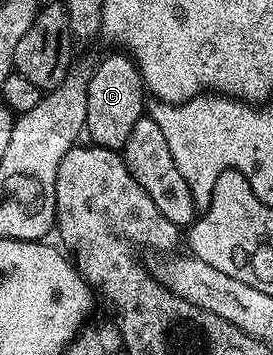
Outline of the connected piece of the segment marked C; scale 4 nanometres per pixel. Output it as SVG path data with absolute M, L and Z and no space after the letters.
M112 50L108 57L88 76L88 97L86 98L86 136L98 147L122 150L134 122L145 115L144 96L146 89L140 76L140 68L131 56L120 50Z

